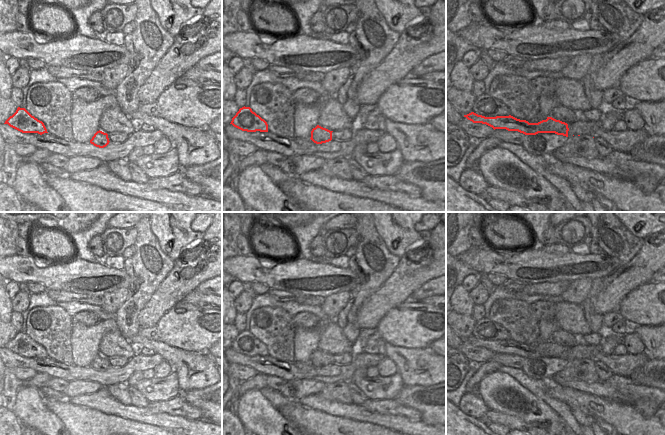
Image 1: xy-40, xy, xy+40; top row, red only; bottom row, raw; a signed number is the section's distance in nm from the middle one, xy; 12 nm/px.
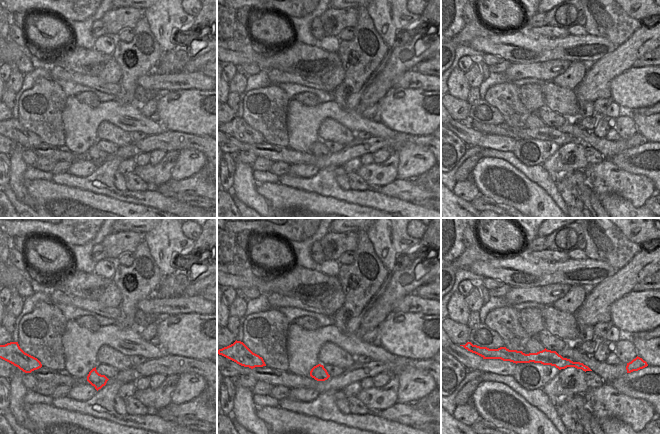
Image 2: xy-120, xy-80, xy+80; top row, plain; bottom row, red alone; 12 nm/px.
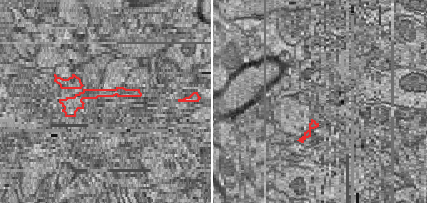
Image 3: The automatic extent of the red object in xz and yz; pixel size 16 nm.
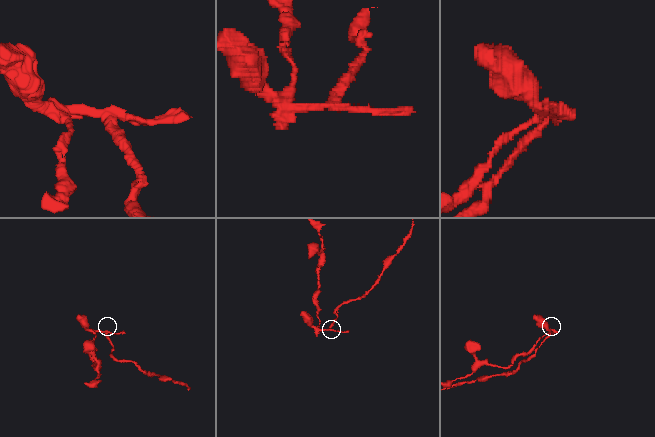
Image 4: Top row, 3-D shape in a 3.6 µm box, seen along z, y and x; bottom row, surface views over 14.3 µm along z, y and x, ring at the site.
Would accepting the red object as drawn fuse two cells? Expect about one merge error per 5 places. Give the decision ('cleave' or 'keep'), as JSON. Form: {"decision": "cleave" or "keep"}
{"decision": "cleave"}

